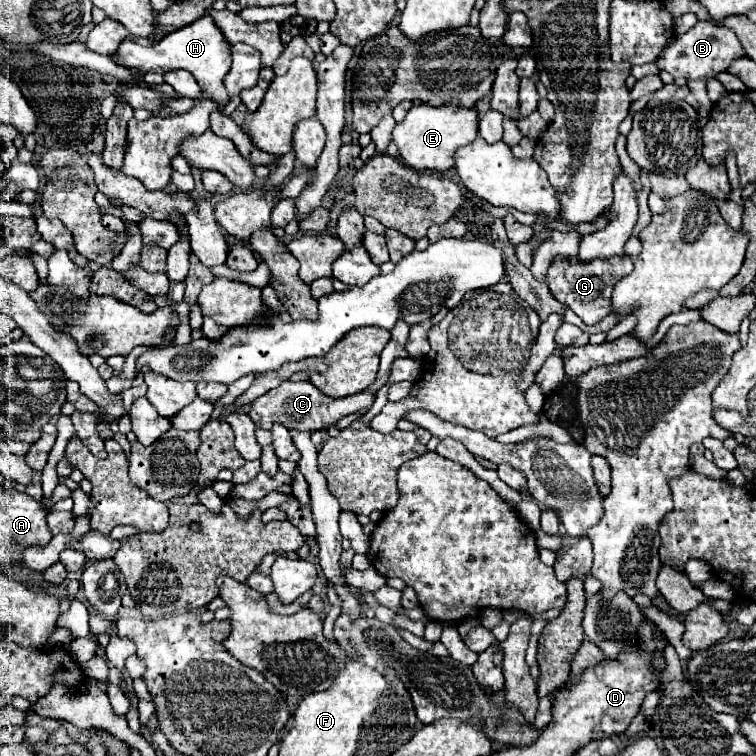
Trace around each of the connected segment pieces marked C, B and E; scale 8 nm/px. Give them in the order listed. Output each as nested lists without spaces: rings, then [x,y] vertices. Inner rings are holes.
[[[282,382],[276,390],[270,390],[268,394],[260,396],[258,400],[252,402],[252,408],[248,412],[248,416],[254,420],[254,424],[258,428],[270,430],[274,424],[282,424],[288,430],[304,430],[304,432],[314,432],[314,430],[324,430],[332,424],[336,424],[340,418],[344,418],[346,414],[352,414],[356,410],[362,408],[370,408],[374,402],[374,394],[368,392],[360,392],[354,396],[346,396],[346,398],[330,398],[324,392],[320,392],[312,382]]]
[[[698,22],[694,28],[690,28],[684,34],[674,36],[668,46],[662,50],[660,58],[656,60],[656,66],[666,68],[674,78],[684,76],[686,80],[692,78],[714,78],[718,72],[724,72],[736,58],[744,56],[744,50],[740,46],[740,40],[730,28],[714,26],[710,22]]]
[[[418,104],[414,106],[406,120],[396,124],[392,132],[392,140],[398,148],[398,158],[408,164],[410,168],[424,172],[424,170],[434,170],[434,172],[444,172],[454,166],[454,154],[458,148],[470,144],[478,136],[478,112],[476,108],[468,110],[462,106],[430,106],[430,104]]]

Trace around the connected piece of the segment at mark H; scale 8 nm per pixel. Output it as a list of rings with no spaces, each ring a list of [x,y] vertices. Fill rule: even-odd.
[[[204,14],[196,22],[164,36],[154,46],[140,46],[132,40],[124,40],[114,56],[124,60],[126,68],[138,68],[142,72],[172,72],[172,70],[188,70],[196,82],[200,84],[204,94],[210,94],[222,106],[228,102],[228,94],[224,88],[224,76],[230,70],[230,44],[224,34],[218,30],[216,22],[210,14]]]

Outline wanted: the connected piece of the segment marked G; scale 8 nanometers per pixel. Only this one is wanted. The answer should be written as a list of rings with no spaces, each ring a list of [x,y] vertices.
[[[630,256],[596,258],[596,262],[588,262],[588,266],[580,266],[580,262],[558,262],[552,268],[552,274],[548,270],[546,284],[558,302],[566,304],[584,324],[592,326],[612,312],[612,288],[620,278],[630,274],[632,268],[634,264]]]

